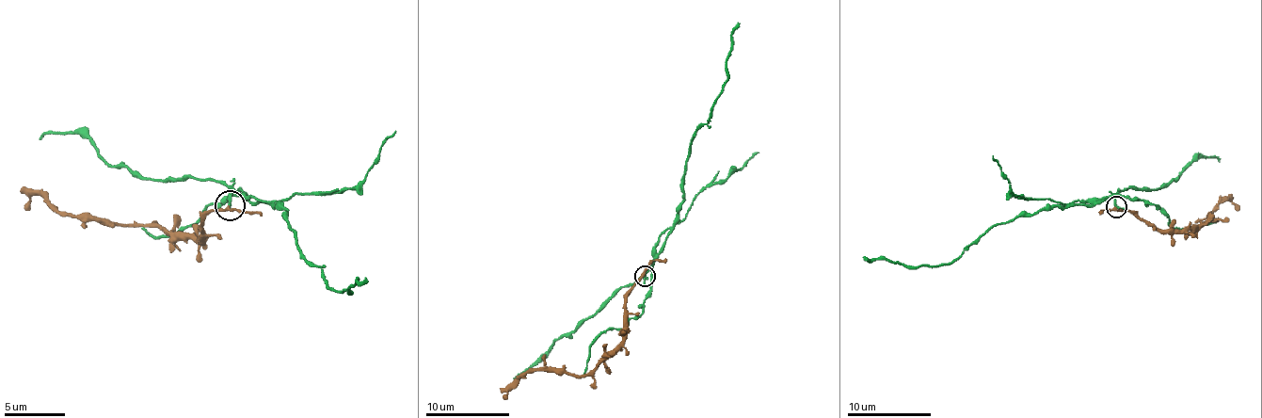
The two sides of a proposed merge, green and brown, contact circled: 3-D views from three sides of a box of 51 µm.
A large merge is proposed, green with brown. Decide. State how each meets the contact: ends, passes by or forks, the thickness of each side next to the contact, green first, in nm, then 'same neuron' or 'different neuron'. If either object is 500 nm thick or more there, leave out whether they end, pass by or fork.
green ends there; brown passes by; 280 nm thick on the green side, 220 nm on the other; different neuron

